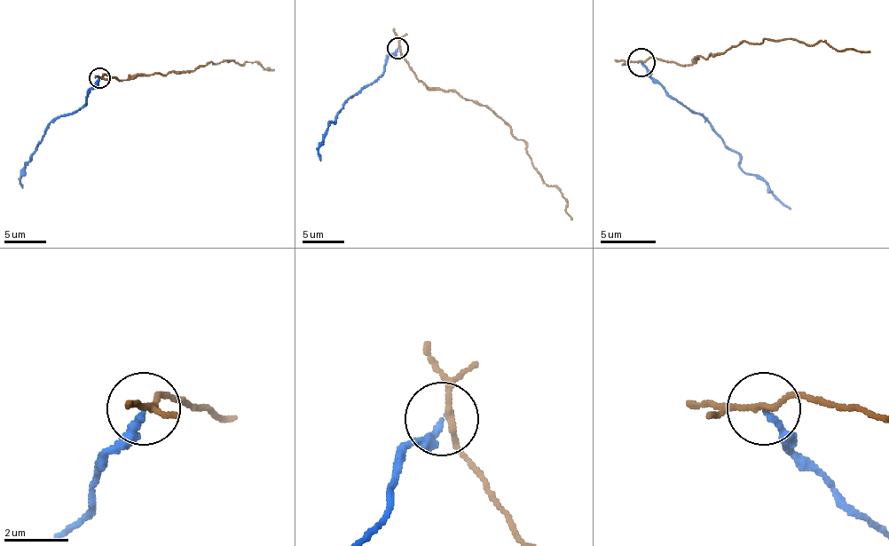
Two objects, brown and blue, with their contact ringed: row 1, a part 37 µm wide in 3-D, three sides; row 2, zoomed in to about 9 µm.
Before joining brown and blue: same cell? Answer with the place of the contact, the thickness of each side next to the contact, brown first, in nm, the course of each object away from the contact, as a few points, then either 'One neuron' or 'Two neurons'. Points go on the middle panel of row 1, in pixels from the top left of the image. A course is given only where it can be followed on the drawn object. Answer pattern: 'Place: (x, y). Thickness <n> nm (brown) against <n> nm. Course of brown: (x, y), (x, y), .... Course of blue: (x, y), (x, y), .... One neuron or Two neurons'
Place: (397, 48). Thickness 150 nm (brown) against 200 nm. Course of brown: (399, 49), (430, 88), (457, 92), (488, 106), (523, 142), (540, 178), (567, 202), (565, 213), (571, 219). Course of blue: (397, 49), (387, 59), (384, 71), (355, 92), (328, 125), (318, 148), (320, 161). Two neurons

